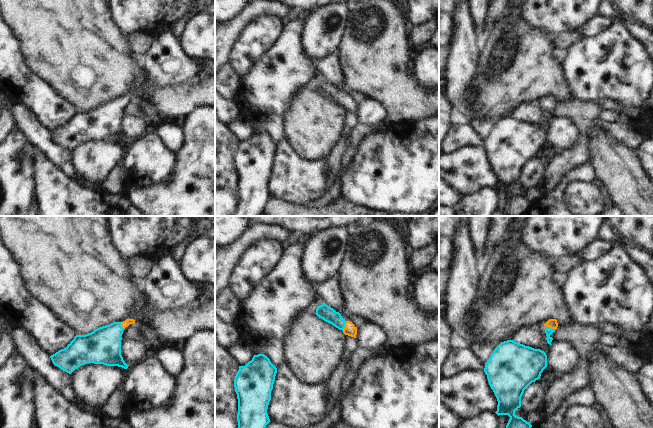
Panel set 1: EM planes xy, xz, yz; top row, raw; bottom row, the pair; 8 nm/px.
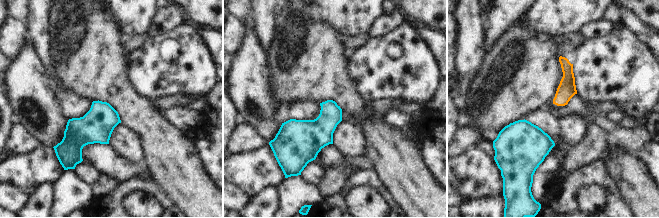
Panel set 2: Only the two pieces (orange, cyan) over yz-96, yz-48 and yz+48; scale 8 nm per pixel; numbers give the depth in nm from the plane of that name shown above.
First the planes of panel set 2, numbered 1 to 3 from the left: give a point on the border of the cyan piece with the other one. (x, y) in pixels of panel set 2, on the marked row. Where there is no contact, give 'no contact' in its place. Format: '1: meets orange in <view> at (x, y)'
1: no contact
2: no contact
3: no contact

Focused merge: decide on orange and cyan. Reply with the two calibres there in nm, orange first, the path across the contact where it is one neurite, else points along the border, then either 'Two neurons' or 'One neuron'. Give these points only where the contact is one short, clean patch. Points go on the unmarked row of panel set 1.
Thickness 90 nm (orange) against 120 nm. Path across: xz (350, 106), (345, 102), (325, 88). One neuron

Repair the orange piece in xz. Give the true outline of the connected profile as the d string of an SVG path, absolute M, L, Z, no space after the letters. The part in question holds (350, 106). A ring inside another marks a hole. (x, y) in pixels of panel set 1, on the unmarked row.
M325 79L317 83L315 90L339 106L342 106L345 111L356 114L357 103L355 103L352 98L345 97L339 88L336 88Z

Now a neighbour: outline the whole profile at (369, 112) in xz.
M361 98L357 103L357 124L377 126L386 121L387 113L383 105L371 98Z

